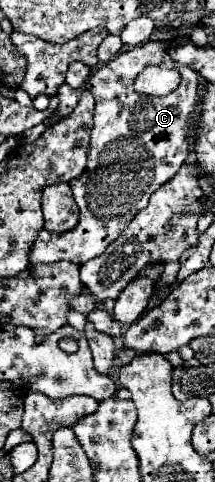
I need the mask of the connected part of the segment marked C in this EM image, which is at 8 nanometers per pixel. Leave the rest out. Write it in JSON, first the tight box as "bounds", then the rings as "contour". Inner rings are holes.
{"bounds":[32,41,199,265],"contour":[[[148,41],[120,53],[106,65],[98,67],[88,79],[86,89],[96,95],[88,167],[82,177],[70,183],[76,205],[80,207],[80,221],[76,229],[64,235],[40,231],[32,245],[32,265],[56,263],[62,259],[82,265],[102,255],[106,247],[120,237],[134,215],[148,205],[150,195],[168,183],[184,165],[190,153],[188,129],[192,125],[194,109],[198,107],[199,73],[172,61],[168,47],[170,41]],[[155,65],[178,69],[182,81],[174,93],[148,99],[148,95],[134,91],[134,79],[147,66]]]}

